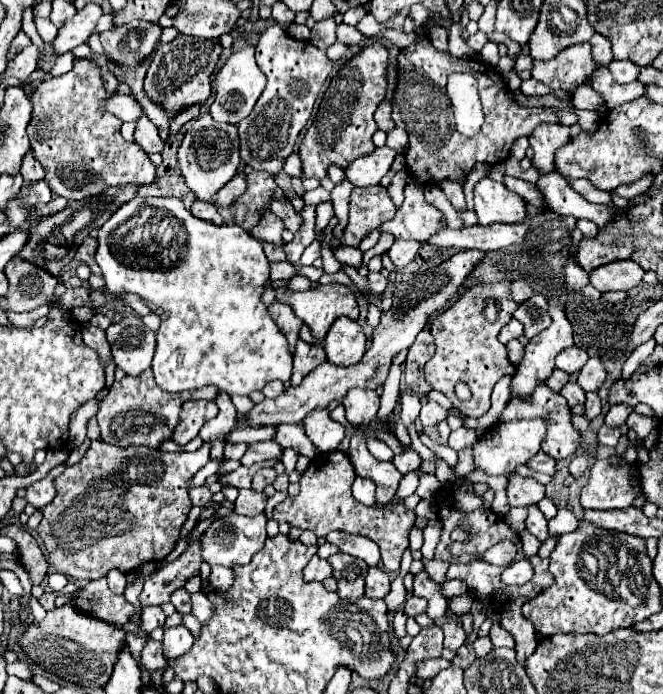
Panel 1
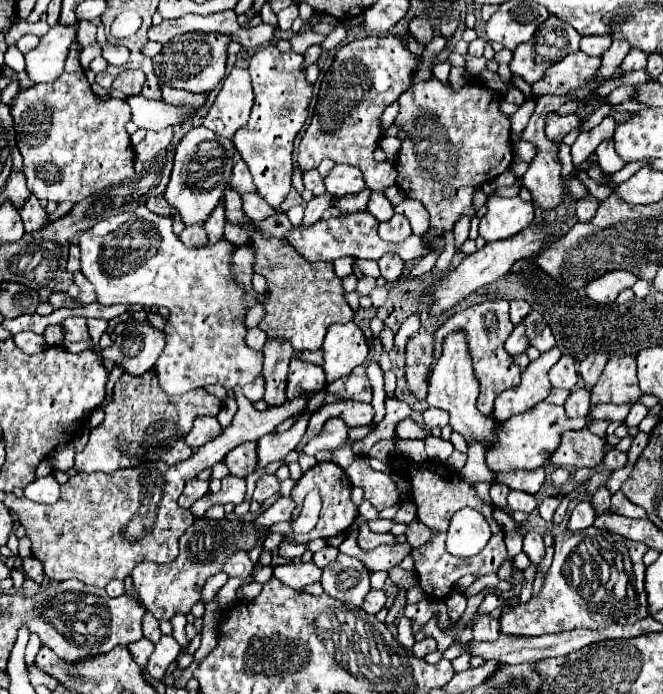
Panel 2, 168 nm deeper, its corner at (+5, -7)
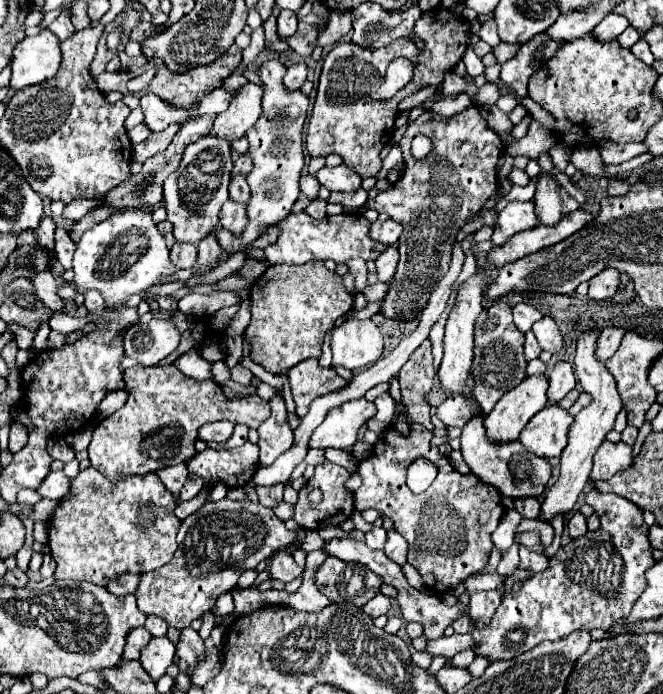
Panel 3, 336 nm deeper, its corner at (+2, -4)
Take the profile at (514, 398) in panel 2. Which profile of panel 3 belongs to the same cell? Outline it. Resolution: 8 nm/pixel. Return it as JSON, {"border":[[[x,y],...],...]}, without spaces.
{"border":[[[527,376],[513,392],[505,392],[493,412],[485,416],[485,436],[491,444],[505,444],[519,438],[521,428],[547,406],[547,378]]]}

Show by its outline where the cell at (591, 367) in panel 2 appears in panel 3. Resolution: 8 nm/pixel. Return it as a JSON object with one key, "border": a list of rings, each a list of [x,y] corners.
{"border":[[[607,326],[601,330],[601,336],[597,340],[597,358],[601,362],[609,360],[617,352],[623,334],[625,334],[625,330],[617,328],[617,326]]]}

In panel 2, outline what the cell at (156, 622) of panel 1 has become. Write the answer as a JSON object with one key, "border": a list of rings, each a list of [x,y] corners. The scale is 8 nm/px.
{"border":[[[146,613],[144,615],[144,621],[142,621],[142,633],[146,639],[150,639],[152,643],[158,643],[162,633],[160,633],[160,627],[158,627],[158,619],[152,615],[152,613]]]}

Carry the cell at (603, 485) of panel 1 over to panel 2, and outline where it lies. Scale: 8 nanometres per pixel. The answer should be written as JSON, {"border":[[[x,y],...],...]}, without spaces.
{"border":[[[582,501],[582,503],[578,503],[578,505],[574,507],[574,511],[572,511],[572,515],[570,515],[568,529],[572,529],[572,531],[586,529],[586,527],[590,527],[590,525],[594,523],[594,519],[596,519],[596,509],[594,509],[594,505],[588,503],[588,501]]]}

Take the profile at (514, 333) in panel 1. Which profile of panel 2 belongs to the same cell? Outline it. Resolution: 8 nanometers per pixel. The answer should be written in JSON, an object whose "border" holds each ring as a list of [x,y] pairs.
{"border":[[[520,323],[520,325],[514,327],[514,331],[510,333],[510,337],[506,339],[504,349],[506,349],[506,353],[516,355],[516,353],[524,353],[526,347],[528,347],[528,339],[526,339],[526,335],[524,335],[524,325]]]}

